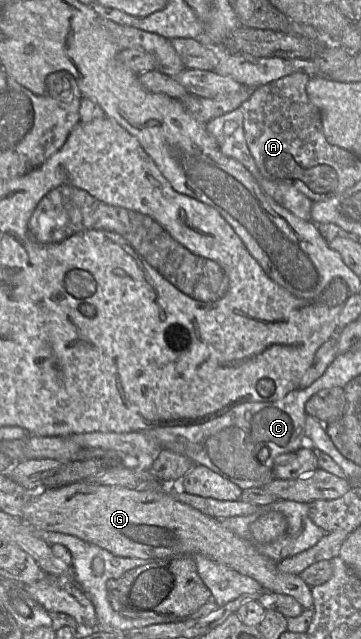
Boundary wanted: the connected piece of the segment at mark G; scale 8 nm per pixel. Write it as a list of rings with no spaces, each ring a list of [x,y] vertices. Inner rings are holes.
[[[83,481],[57,488],[43,487],[35,490],[35,495],[23,508],[22,520],[36,532],[49,531],[73,535],[118,557],[164,559],[175,554],[202,554],[255,579],[265,591],[289,595],[304,609],[313,608],[311,587],[299,575],[281,572],[277,562],[259,553],[253,544],[225,528],[219,519],[178,501],[166,491],[93,485]]]

